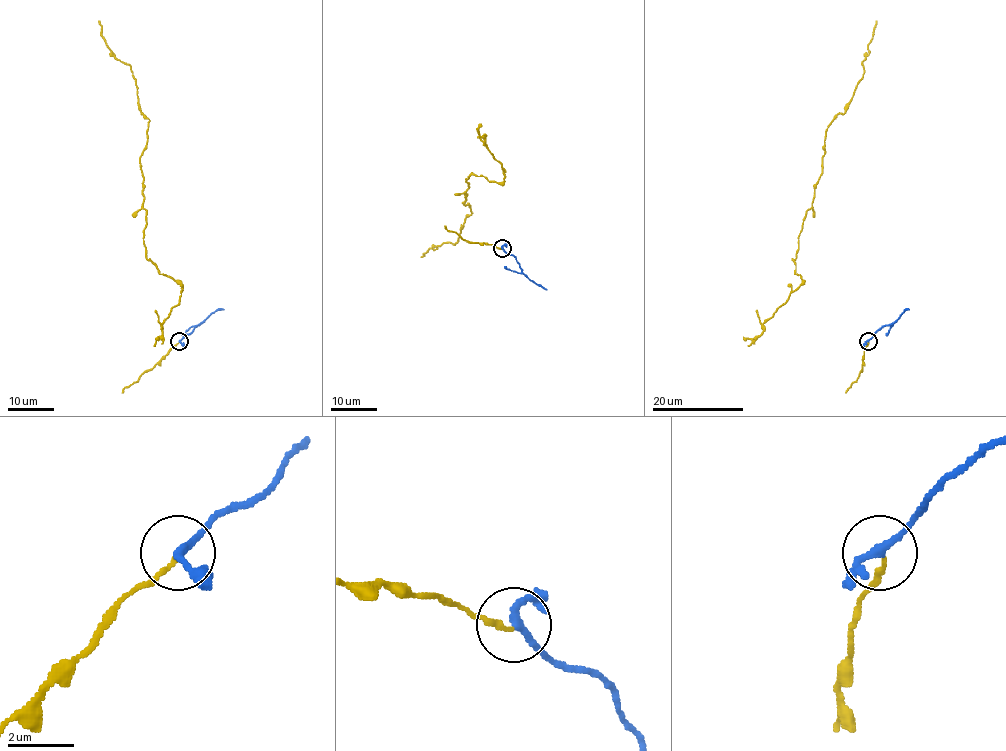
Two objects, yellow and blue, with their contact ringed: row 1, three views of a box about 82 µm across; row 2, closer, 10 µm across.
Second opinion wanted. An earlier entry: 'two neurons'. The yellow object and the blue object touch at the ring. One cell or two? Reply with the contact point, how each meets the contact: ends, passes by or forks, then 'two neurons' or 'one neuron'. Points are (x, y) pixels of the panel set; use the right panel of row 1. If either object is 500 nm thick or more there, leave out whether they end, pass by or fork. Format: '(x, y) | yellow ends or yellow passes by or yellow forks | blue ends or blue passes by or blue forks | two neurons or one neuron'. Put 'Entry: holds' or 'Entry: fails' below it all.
(868, 341) | yellow ends | blue passes by | one neuron
Entry: fails

